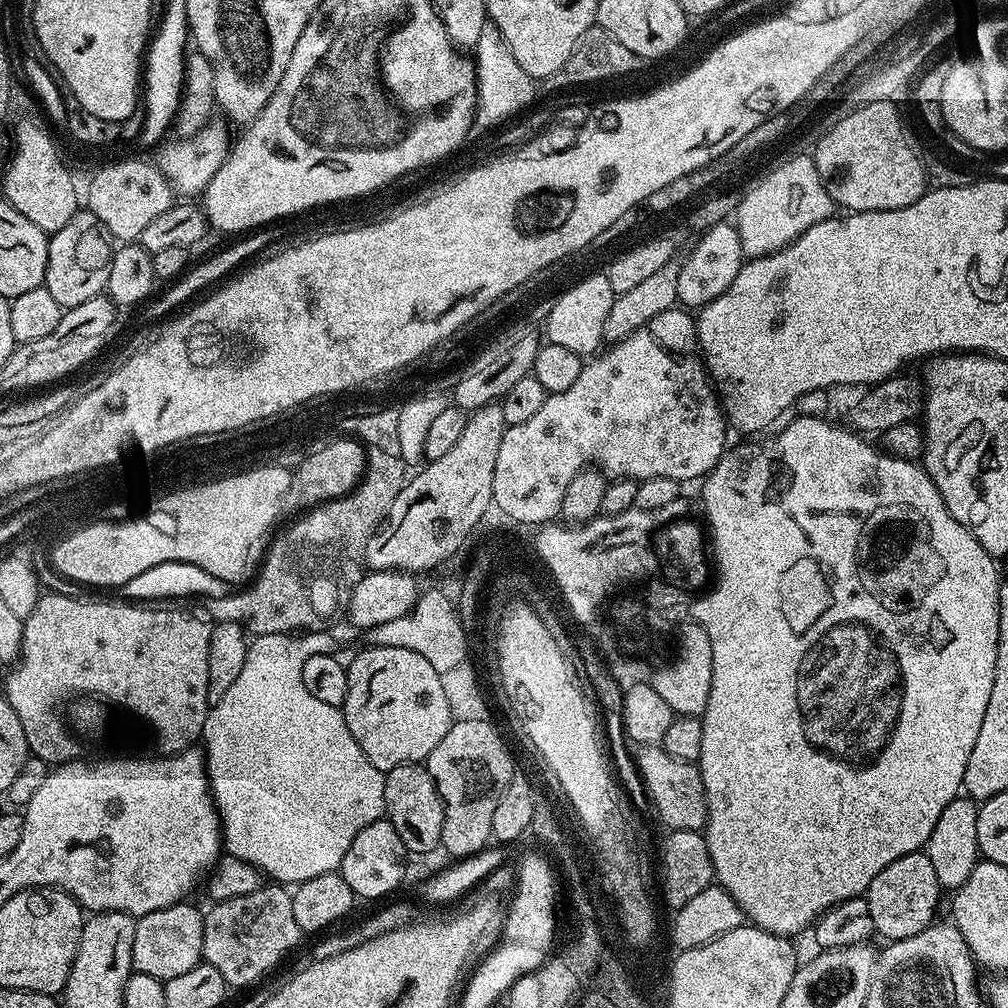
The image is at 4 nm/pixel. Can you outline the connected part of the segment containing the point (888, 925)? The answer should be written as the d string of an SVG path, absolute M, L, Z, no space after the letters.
M927 851L911 852L890 862L890 866L886 866L882 874L870 882L866 893L873 929L881 932L888 942L910 938L926 930L937 919L936 907L940 904L940 894L942 887Z

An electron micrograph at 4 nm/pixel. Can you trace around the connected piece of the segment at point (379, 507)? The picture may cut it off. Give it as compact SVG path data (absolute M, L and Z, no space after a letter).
M369 447L364 477L359 484L337 500L325 500L307 509L289 528L281 527L271 537L256 575L250 581L256 593L252 596L248 586L244 586L216 598L211 605L211 619L222 624L234 622L250 632L252 627L253 637L327 629L332 615L347 609L351 592L366 568L364 547L372 533L385 523L390 506L394 506L403 490L404 471L406 465L399 455Z

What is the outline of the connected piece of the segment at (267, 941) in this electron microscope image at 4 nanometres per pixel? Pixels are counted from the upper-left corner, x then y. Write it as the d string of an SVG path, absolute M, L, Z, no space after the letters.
M262 886L258 890L254 890L250 894L242 894L241 896L235 896L229 900L221 900L211 905L212 909L207 909L204 918L204 954L203 959L210 966L214 966L214 970L218 970L218 974L224 980L225 985L231 986L232 984L236 988L244 988L247 984L252 984L259 978L263 972L268 972L296 943L302 939L302 933L298 922L294 922L294 906L292 905L292 892L284 886L272 886L276 888L268 888L268 886Z

